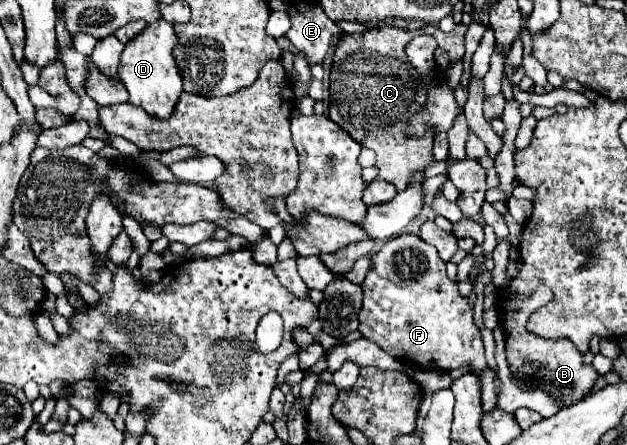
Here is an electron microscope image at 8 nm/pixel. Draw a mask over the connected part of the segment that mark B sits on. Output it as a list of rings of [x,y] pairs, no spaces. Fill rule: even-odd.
[[[539,287],[529,299],[519,299],[513,297],[509,291],[507,293],[499,293],[499,305],[497,311],[501,315],[501,327],[505,329],[507,335],[507,361],[509,367],[513,371],[515,379],[523,379],[525,373],[521,371],[521,367],[525,365],[525,361],[537,361],[543,365],[543,369],[537,373],[537,377],[541,379],[541,389],[549,389],[555,397],[563,397],[565,405],[571,405],[573,401],[579,401],[583,397],[585,391],[589,391],[595,383],[595,379],[599,377],[595,373],[595,369],[591,365],[583,363],[583,355],[571,345],[571,341],[557,341],[557,339],[543,339],[535,333],[529,333],[525,329],[525,323],[529,319],[529,315],[539,309],[541,305],[545,305],[547,301],[551,301],[551,291],[547,287]]]

